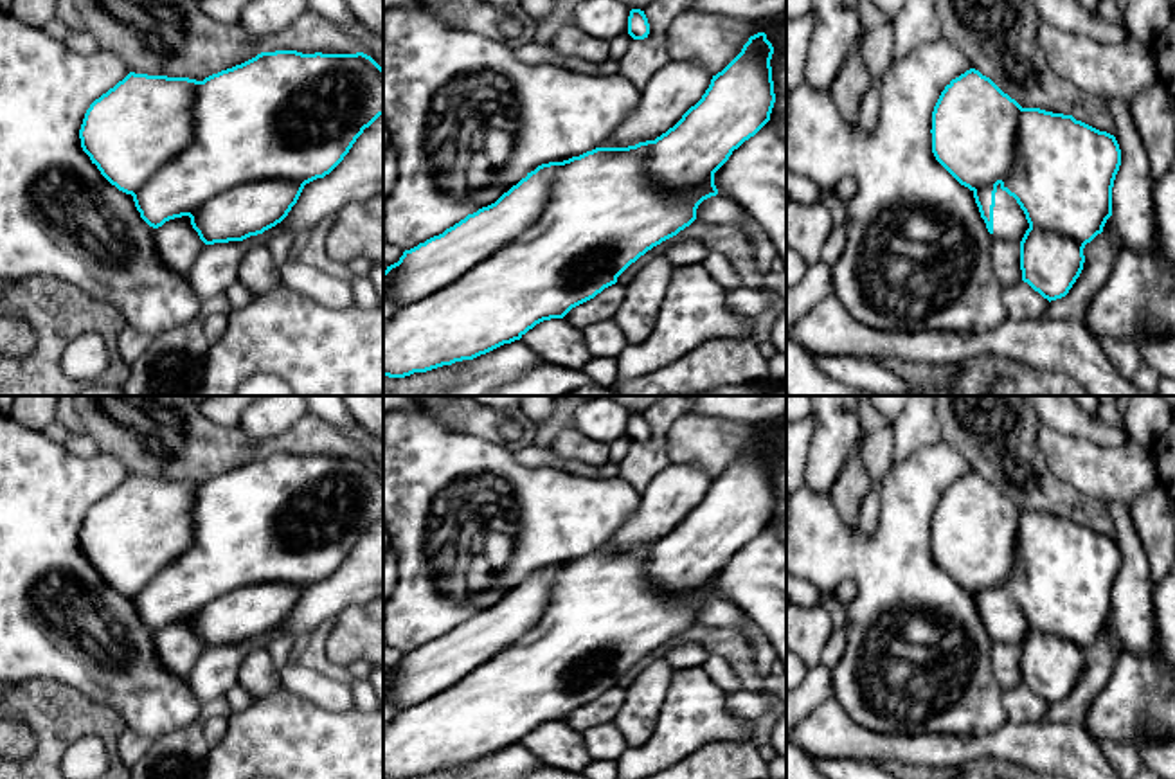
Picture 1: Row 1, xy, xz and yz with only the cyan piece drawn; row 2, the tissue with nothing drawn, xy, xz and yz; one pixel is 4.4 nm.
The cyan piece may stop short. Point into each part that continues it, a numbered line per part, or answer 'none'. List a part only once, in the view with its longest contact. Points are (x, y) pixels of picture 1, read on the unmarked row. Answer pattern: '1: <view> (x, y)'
1: yz (1010, 626)

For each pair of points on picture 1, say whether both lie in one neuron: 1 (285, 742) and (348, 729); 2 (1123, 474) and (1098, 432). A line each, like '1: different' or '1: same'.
1: same
2: different

